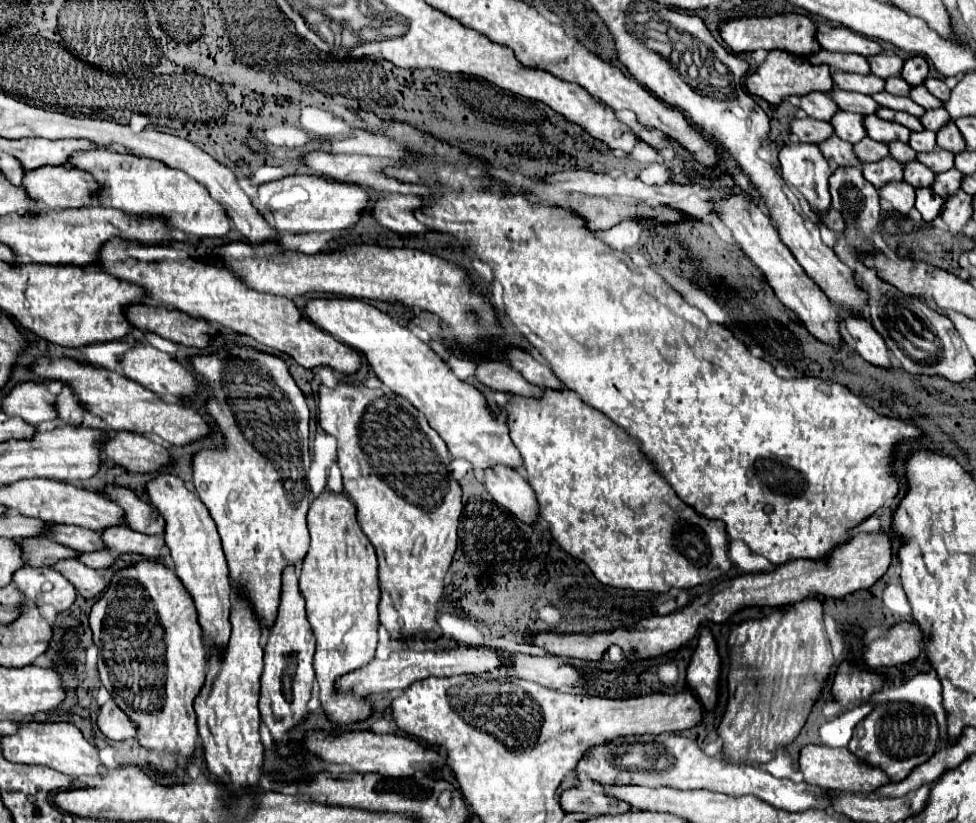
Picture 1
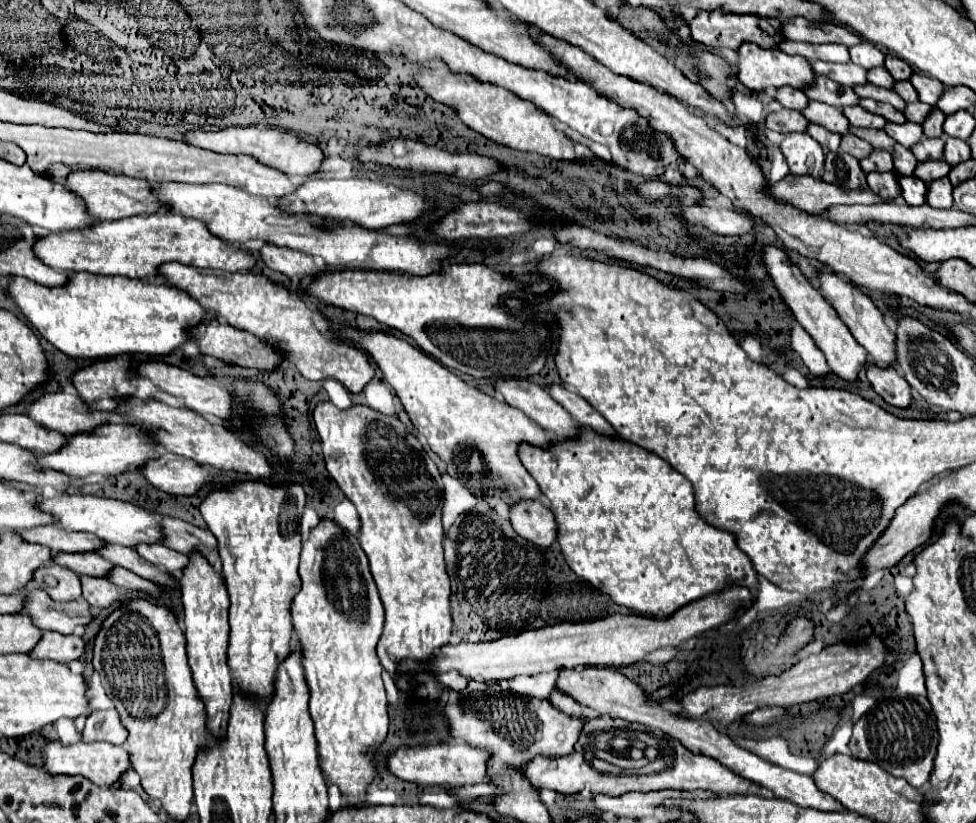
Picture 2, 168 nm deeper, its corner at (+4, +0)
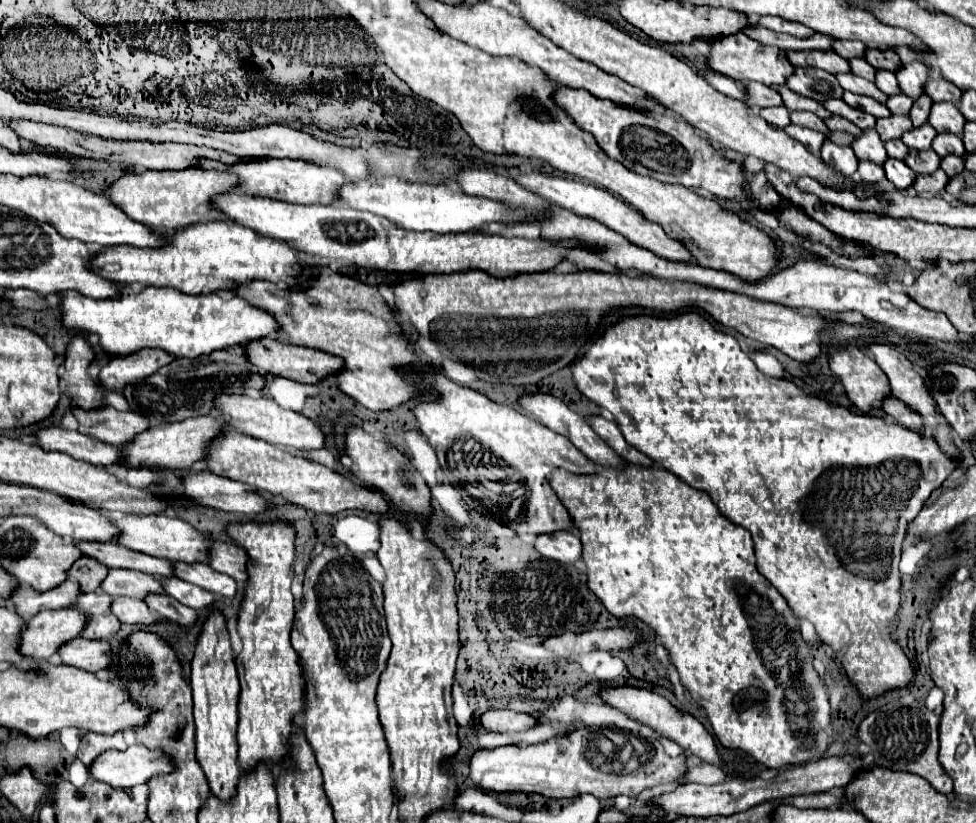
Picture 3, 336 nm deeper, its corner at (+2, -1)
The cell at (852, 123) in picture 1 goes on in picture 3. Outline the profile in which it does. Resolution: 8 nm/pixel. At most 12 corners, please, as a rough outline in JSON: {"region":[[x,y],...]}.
{"region":[[771,85],[789,111],[811,111],[825,119],[831,113],[785,85]]}

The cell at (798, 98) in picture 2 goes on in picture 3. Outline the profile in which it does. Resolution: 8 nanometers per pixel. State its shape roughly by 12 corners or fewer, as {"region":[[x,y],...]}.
{"region":[[745,83],[745,103],[783,105],[777,91],[761,83]]}

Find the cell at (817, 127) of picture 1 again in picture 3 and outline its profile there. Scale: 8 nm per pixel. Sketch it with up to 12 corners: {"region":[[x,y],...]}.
{"region":[[765,107],[759,113],[773,129],[789,125],[785,107]]}

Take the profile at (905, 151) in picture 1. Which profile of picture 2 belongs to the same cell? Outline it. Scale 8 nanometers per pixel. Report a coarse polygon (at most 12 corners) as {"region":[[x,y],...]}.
{"region":[[851,128],[851,132],[873,148],[891,152],[895,140],[883,130]]}

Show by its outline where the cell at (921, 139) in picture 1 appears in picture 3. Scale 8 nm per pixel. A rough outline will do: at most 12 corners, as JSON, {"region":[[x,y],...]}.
{"region":[[907,115],[877,119],[881,141],[899,139],[913,123]]}

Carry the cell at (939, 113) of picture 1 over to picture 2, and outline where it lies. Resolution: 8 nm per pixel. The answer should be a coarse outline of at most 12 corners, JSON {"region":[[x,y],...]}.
{"region":[[923,102],[907,104],[905,116],[909,122],[923,124],[933,112],[933,106]]}

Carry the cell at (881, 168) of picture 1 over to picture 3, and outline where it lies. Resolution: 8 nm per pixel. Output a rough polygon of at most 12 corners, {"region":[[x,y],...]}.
{"region":[[865,129],[851,143],[857,159],[877,165],[887,159],[875,129]]}

